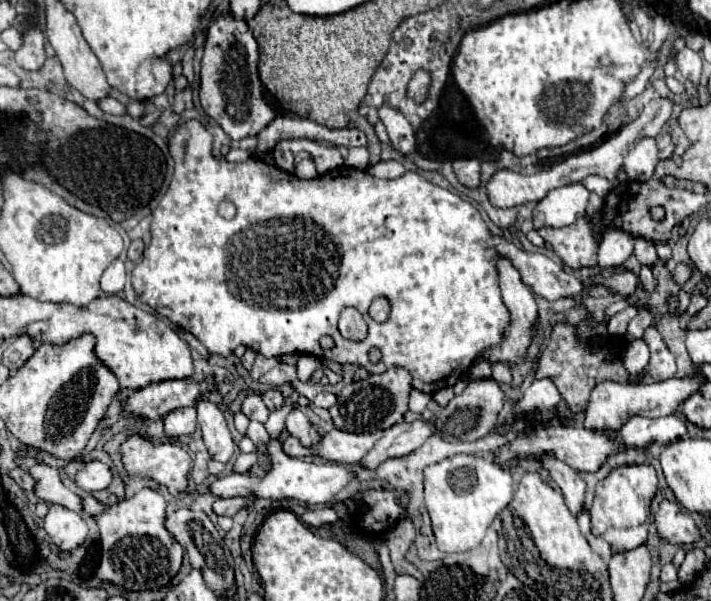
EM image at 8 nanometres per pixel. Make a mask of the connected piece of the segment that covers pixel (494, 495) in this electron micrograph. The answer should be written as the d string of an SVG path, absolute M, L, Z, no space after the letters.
M458 454L424 470L424 500L432 520L436 544L442 552L466 552L478 546L492 520L508 506L514 494L510 472L494 460Z

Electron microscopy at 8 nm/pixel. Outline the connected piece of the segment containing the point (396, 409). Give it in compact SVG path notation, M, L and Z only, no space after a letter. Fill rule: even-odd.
M392 366L382 374L370 374L366 380L352 382L342 388L338 402L330 408L334 426L346 432L376 432L404 420L408 412L408 396L412 390L412 376L406 368Z

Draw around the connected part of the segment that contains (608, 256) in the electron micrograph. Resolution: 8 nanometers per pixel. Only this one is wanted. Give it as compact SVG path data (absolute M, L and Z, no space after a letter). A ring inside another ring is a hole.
M610 228L598 250L598 268L618 268L634 252L634 238L622 230Z

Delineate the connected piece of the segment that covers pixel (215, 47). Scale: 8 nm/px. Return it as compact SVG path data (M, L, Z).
M230 14L220 16L208 28L200 72L200 104L232 140L256 136L274 120L274 110L264 102L262 82L258 78L258 44L246 22Z

